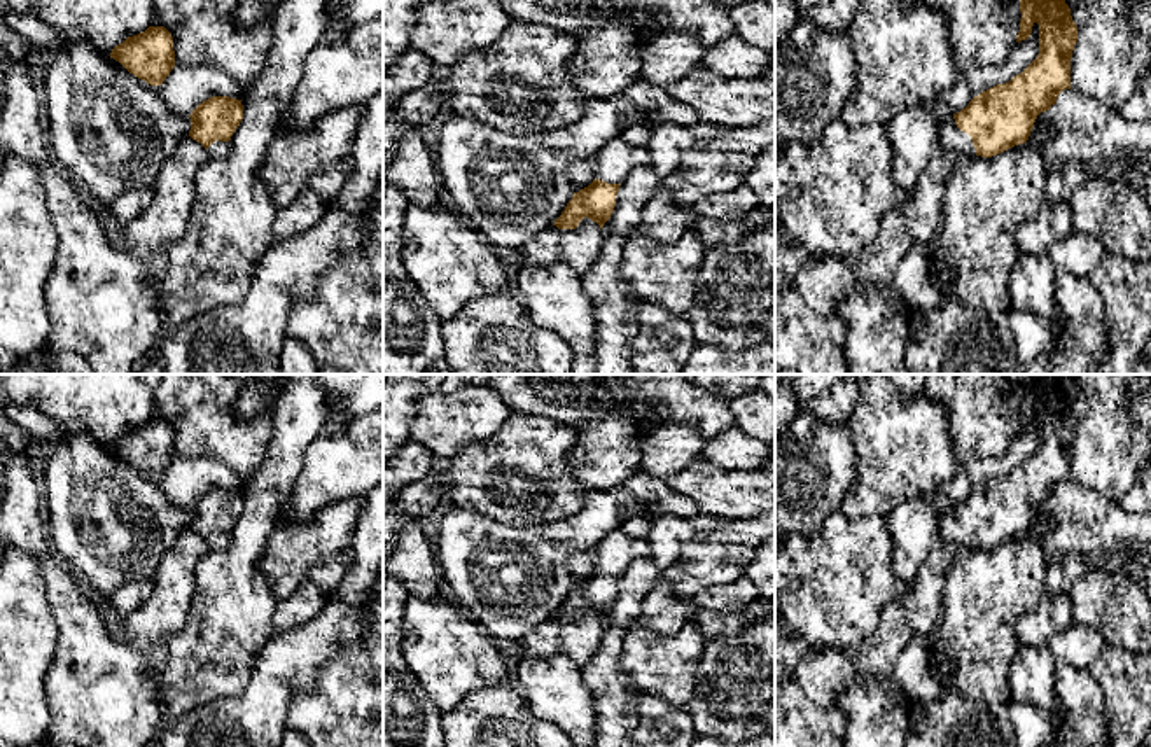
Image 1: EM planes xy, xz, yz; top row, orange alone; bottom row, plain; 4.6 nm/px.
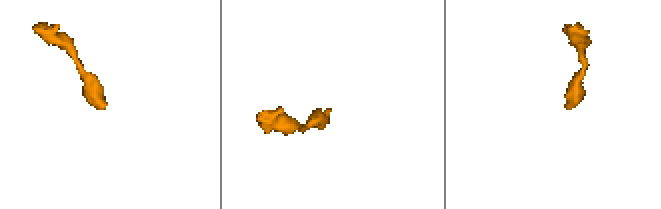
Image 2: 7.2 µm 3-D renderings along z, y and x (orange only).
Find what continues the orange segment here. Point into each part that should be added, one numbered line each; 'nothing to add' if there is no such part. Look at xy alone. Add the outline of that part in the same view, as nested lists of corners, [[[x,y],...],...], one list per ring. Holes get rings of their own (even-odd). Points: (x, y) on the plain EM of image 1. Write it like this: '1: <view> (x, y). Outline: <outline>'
1: xy (219, 541). Outline: [[[217,532],[206,542],[210,544],[212,549],[217,551],[227,549],[231,546],[231,532],[229,534]]]

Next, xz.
1: xz (613, 555). Outline: [[[621,528],[609,532],[595,546],[595,570],[621,576],[637,558],[649,558],[651,546],[644,537],[633,537]]]

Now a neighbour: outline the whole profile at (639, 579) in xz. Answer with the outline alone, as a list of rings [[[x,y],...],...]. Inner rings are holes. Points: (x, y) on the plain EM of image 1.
[[[637,558],[621,574],[616,598],[610,611],[603,616],[602,626],[617,626],[628,630],[638,621],[642,604],[647,595],[656,588],[661,577],[661,569],[649,558]]]

